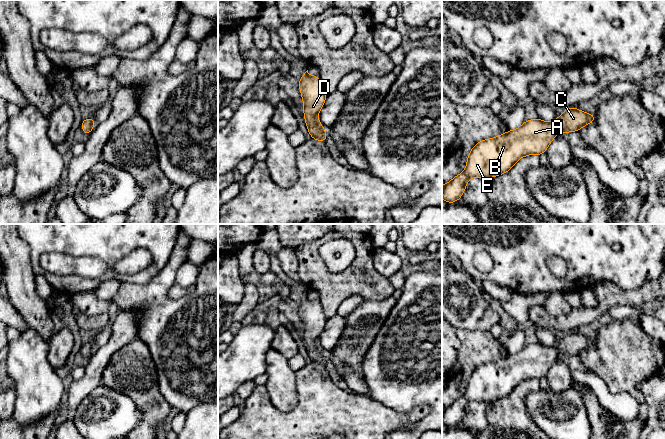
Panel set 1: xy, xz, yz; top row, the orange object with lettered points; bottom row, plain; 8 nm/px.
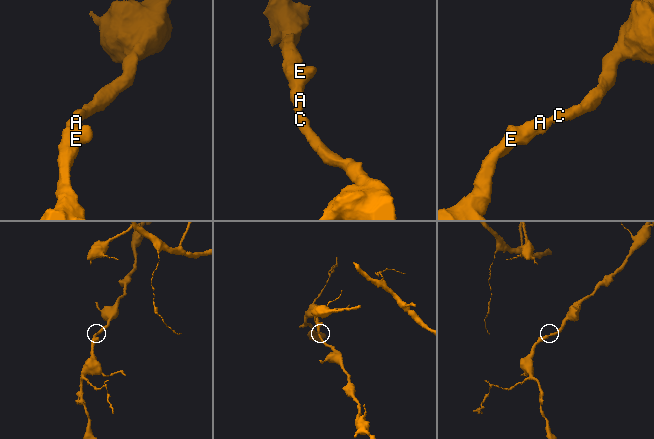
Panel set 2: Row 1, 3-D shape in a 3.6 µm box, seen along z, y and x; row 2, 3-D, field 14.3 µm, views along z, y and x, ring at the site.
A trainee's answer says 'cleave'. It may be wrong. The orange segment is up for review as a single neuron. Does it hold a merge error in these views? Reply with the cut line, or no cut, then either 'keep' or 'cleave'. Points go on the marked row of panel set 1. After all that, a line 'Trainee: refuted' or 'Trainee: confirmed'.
no cut; keep
Trainee: refuted

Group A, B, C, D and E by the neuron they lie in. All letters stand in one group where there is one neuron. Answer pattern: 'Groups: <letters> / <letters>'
Groups: A B C D E

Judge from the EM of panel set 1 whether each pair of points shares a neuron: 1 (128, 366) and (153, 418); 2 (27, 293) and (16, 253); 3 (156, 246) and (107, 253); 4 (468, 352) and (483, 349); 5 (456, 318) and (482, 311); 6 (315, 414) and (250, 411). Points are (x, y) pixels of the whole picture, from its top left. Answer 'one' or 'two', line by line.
1: one
2: one
3: one
4: one
5: one
6: one

